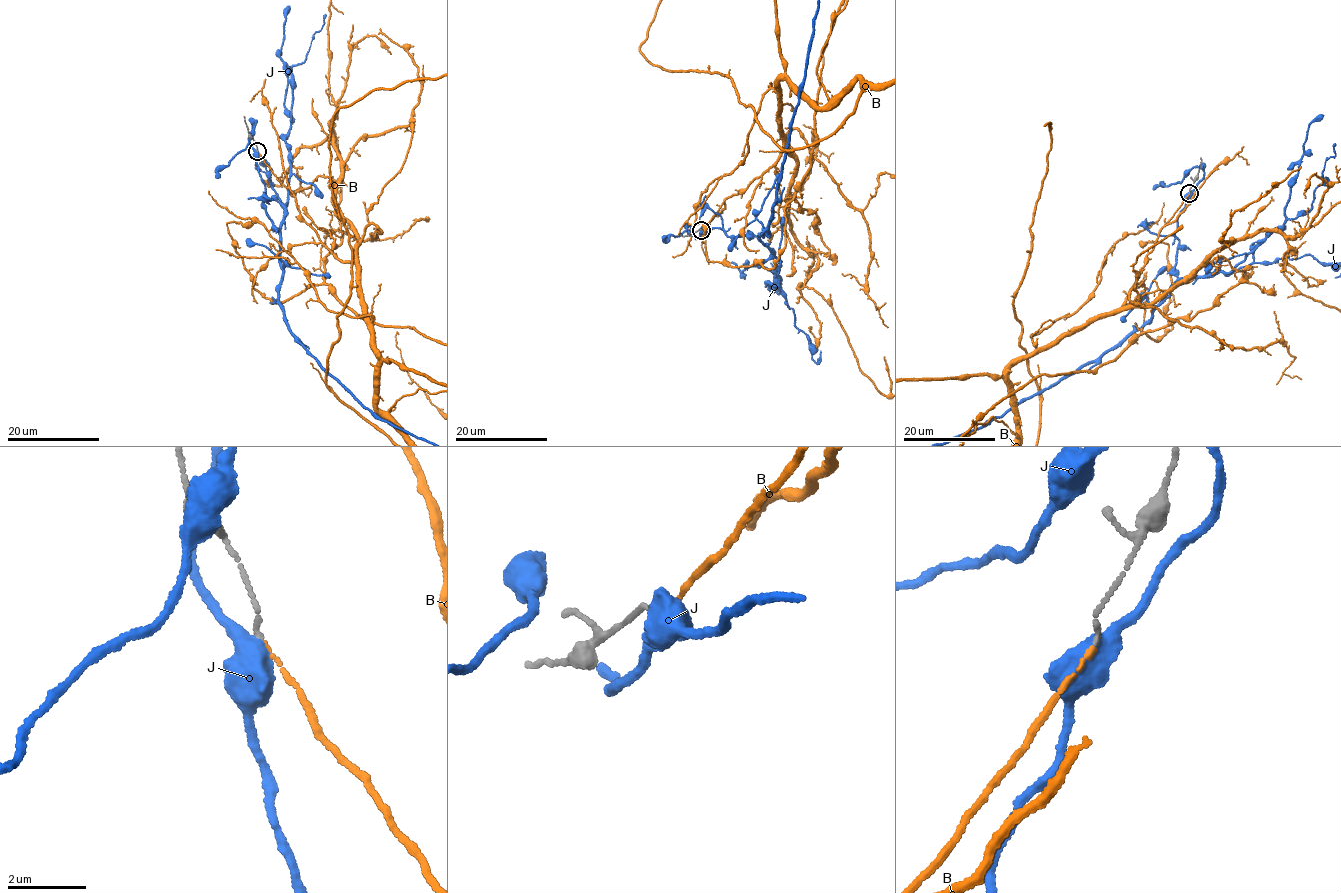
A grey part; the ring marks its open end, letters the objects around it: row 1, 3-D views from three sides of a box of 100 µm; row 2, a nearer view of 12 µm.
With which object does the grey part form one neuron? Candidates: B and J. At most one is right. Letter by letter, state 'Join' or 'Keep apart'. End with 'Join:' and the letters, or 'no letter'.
B: Join
J: Keep apart
Join: B

